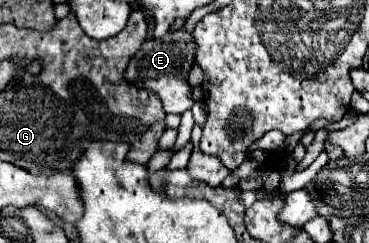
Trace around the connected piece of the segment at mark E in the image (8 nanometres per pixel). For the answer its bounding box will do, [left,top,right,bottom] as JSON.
[125,28,197,114]

